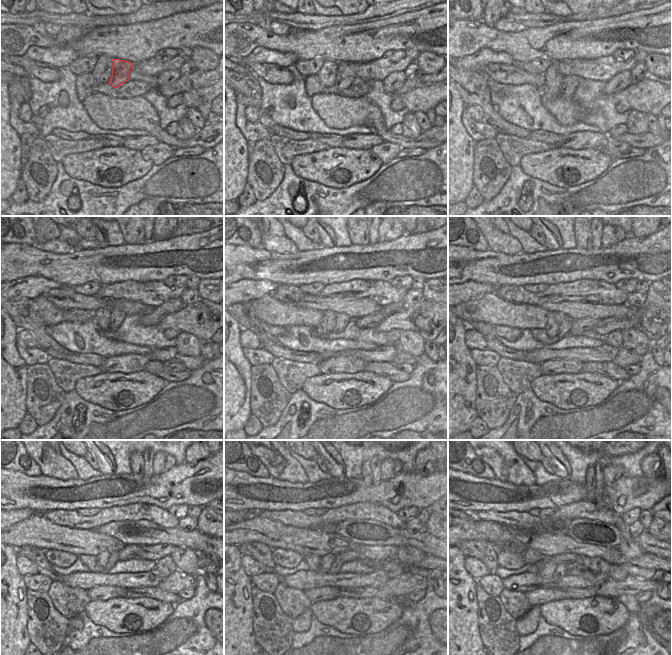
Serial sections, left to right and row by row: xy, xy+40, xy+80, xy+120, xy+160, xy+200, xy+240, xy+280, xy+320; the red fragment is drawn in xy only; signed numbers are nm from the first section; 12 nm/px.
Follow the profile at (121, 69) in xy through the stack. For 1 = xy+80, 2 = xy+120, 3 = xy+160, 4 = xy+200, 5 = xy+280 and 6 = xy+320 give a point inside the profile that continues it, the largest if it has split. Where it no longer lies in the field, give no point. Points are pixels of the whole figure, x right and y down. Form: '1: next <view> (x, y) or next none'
1: next xy+80 (568, 85)
2: next xy+120 (117, 316)
3: next xy+160 (341, 320)
4: next xy+200 (565, 325)
5: next xy+280 (336, 565)
6: next xy+320 (561, 569)

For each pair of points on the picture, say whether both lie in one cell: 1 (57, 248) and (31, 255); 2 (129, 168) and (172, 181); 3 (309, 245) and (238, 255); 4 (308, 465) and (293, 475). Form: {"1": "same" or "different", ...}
{"1": "different", "2": "different", "3": "different", "4": "different"}

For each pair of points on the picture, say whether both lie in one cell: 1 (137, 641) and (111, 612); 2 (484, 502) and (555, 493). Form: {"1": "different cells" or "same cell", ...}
{"1": "different cells", "2": "same cell"}

